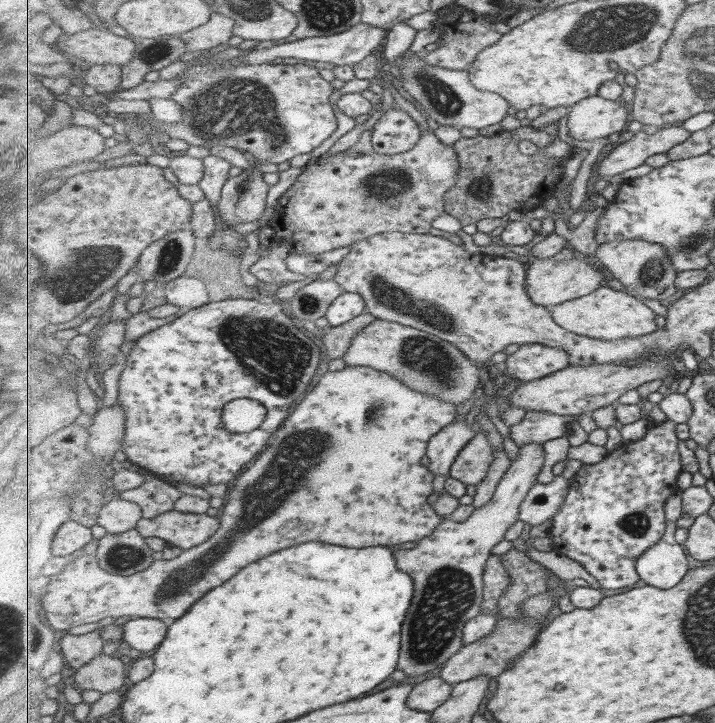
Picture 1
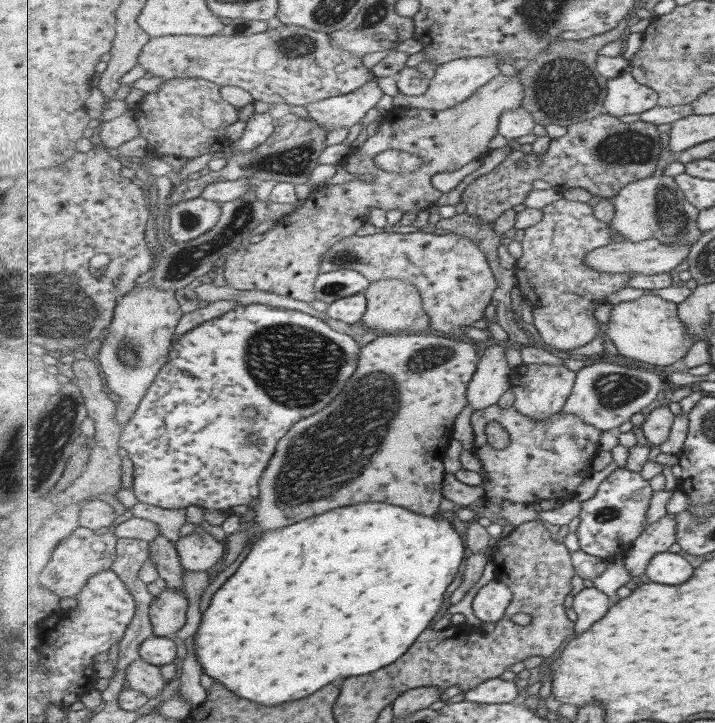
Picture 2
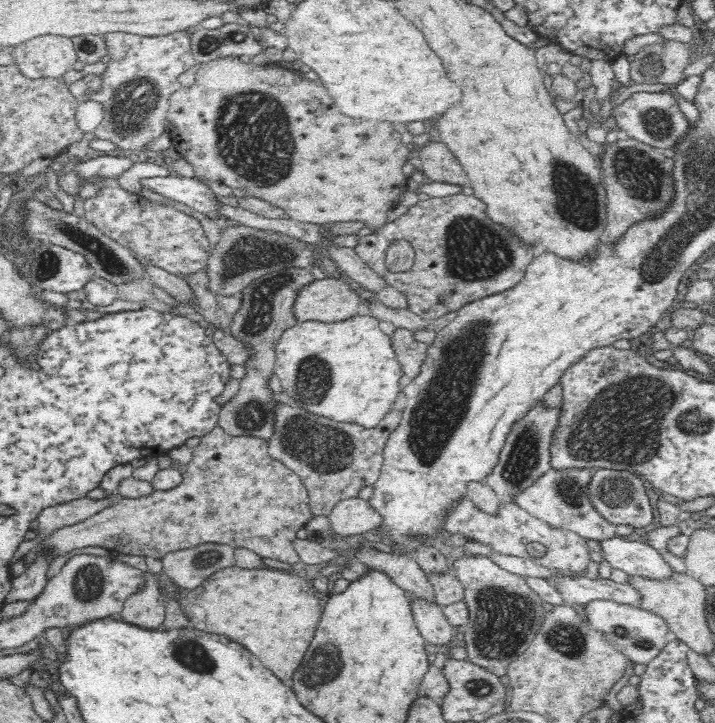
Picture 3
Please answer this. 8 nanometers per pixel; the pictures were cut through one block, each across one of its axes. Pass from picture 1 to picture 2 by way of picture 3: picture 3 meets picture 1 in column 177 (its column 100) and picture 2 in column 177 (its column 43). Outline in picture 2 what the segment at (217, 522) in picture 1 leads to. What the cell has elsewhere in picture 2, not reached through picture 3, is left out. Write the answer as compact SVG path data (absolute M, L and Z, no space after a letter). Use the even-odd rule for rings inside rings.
M204 531L181 535L173 544L185 570L203 572L207 575L213 572L225 555L223 543Z

